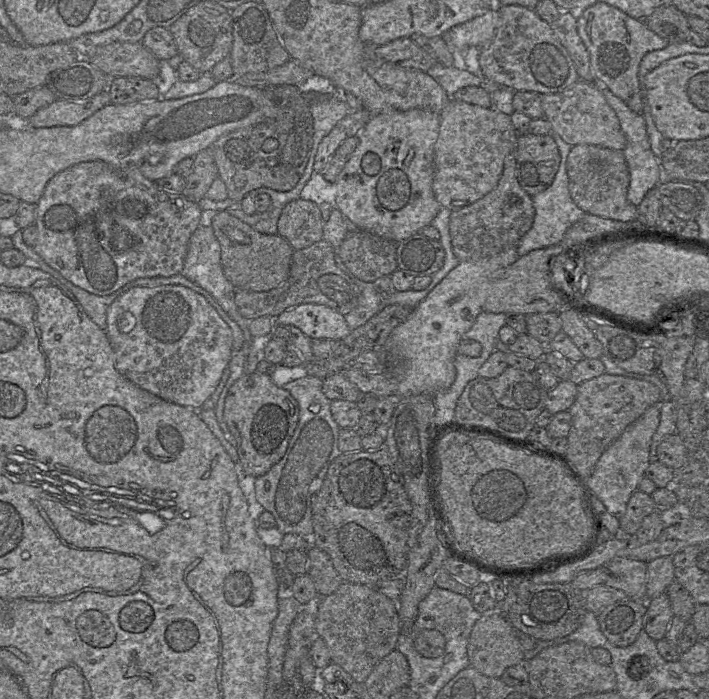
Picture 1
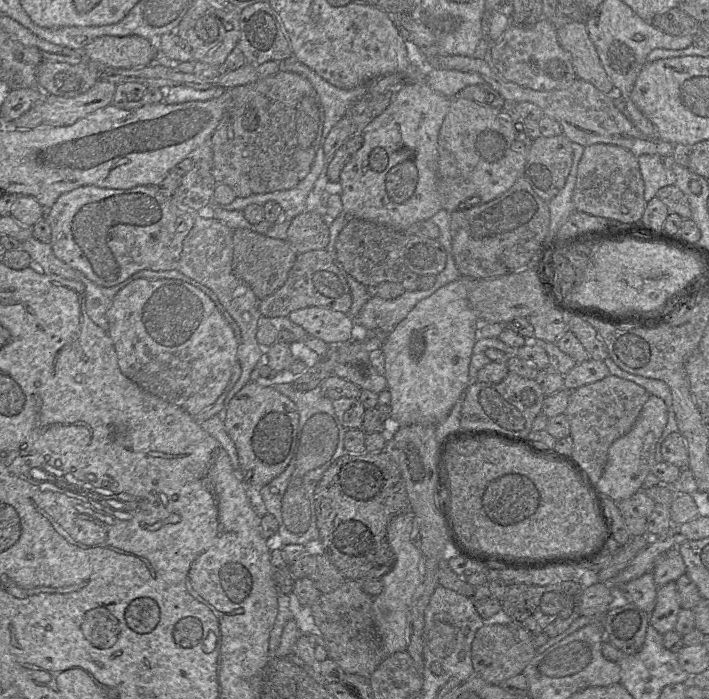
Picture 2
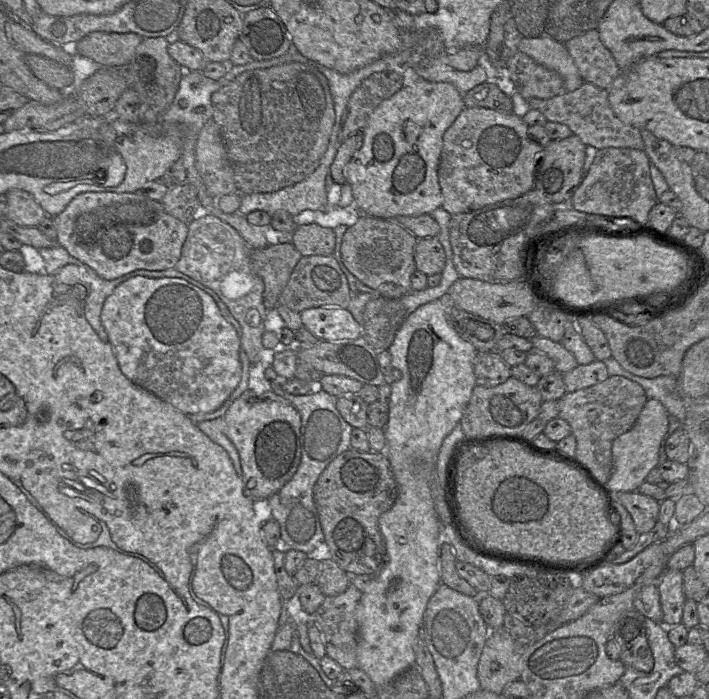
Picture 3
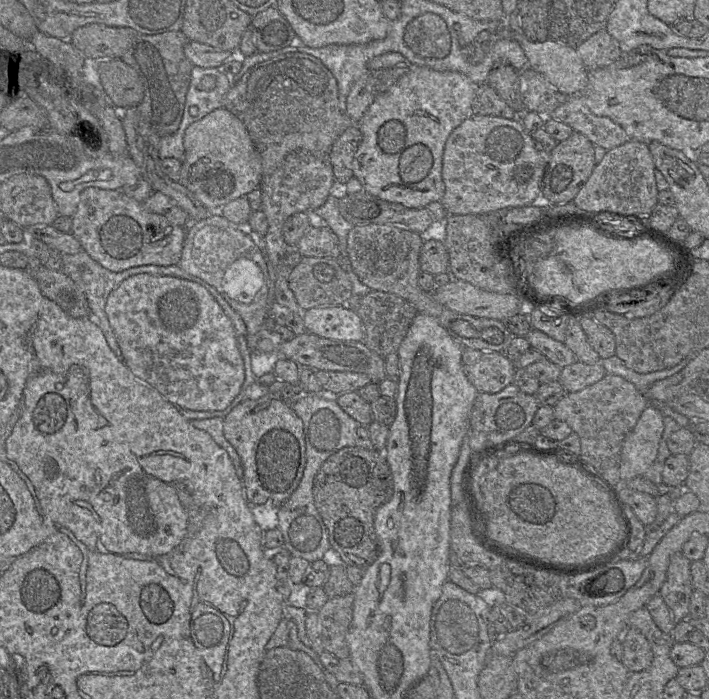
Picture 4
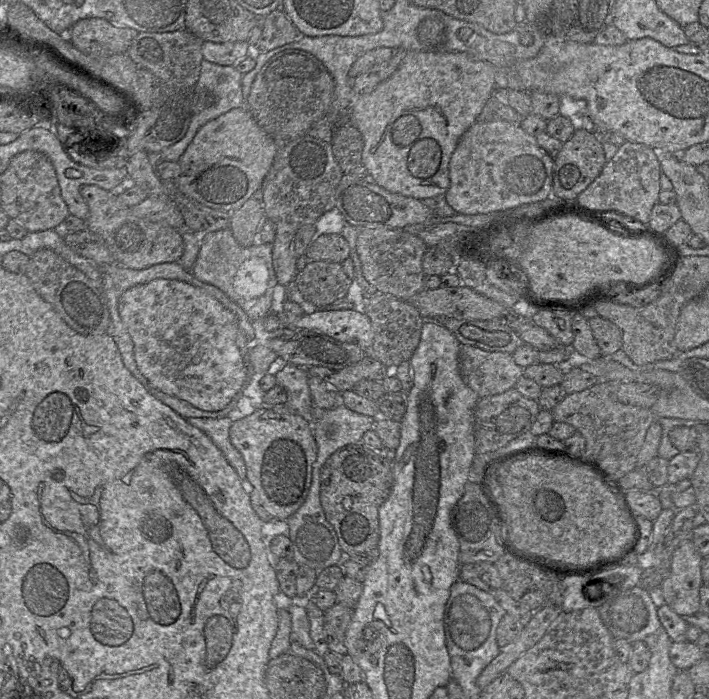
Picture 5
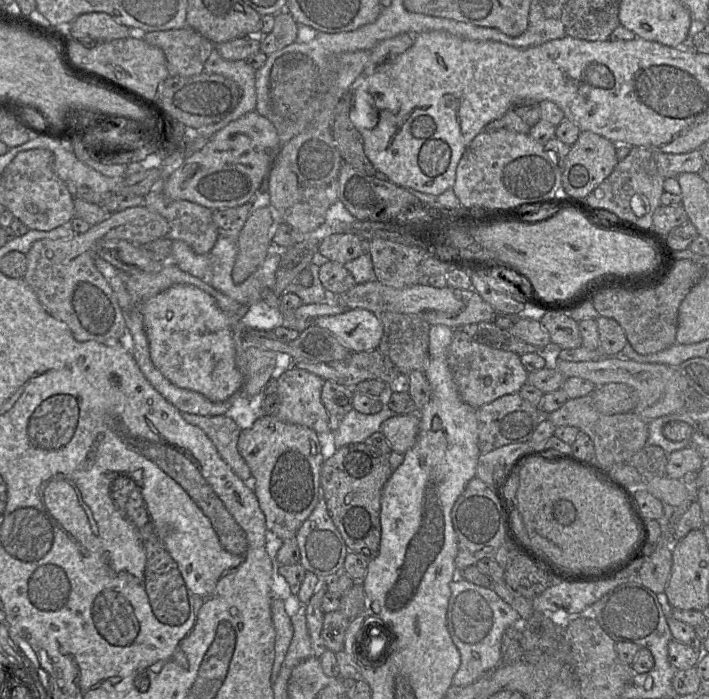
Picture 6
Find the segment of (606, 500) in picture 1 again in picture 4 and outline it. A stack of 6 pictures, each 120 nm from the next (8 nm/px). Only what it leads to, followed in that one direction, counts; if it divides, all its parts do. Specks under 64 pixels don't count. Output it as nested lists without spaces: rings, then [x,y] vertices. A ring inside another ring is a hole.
[[[650,403],[623,441],[620,455],[622,483],[634,477],[643,476],[657,460],[663,431],[664,415]]]

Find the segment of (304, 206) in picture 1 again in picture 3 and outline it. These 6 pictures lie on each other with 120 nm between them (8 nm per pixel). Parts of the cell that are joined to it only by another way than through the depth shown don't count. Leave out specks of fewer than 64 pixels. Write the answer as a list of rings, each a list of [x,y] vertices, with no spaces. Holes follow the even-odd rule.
[[[303,224],[293,231],[292,243],[302,256],[333,255],[335,234],[329,227]]]

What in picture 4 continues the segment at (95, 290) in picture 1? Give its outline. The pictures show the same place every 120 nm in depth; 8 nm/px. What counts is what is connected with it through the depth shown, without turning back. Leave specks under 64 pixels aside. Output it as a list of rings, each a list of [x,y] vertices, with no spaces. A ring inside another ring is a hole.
[[[89,187],[84,189],[80,195],[80,201],[77,206],[77,210],[72,217],[71,234],[80,242],[82,249],[91,258],[93,258],[96,262],[102,265],[104,268],[112,272],[122,272],[132,267],[145,266],[145,265],[170,266],[170,265],[179,264],[182,256],[186,231],[184,227],[169,222],[164,216],[149,211],[144,206],[143,202],[139,202],[127,196],[122,190],[105,190],[100,188]]]

